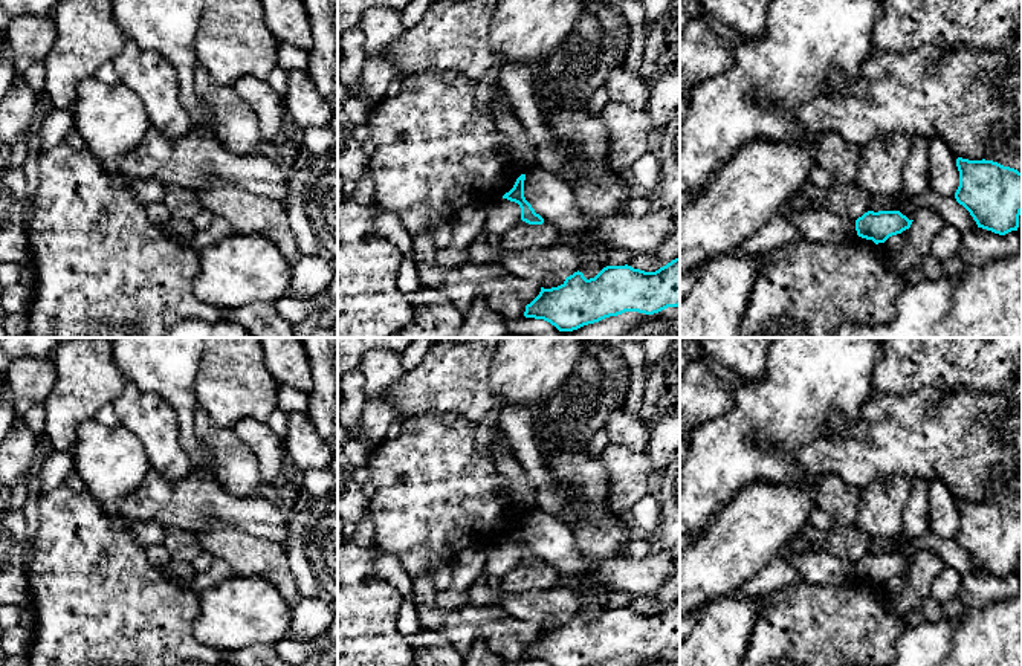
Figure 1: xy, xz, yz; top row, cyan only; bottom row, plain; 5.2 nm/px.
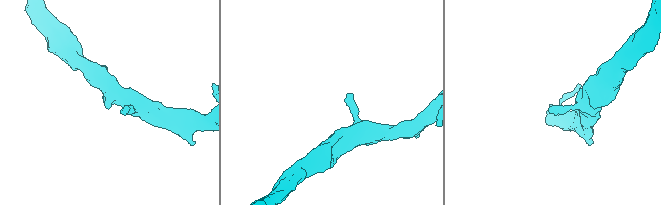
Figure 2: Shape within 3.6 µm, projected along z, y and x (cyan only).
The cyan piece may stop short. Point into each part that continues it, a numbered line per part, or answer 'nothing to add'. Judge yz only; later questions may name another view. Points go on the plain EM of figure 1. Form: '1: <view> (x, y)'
nothing to add

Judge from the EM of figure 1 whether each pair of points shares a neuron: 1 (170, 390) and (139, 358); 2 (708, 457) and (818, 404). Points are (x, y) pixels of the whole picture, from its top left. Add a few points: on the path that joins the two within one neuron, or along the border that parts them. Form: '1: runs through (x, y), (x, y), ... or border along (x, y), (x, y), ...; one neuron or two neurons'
1: runs through (164, 382), (147, 365); one neuron
2: runs through (735, 439), (752, 423), (769, 423), (790, 407); one neuron

